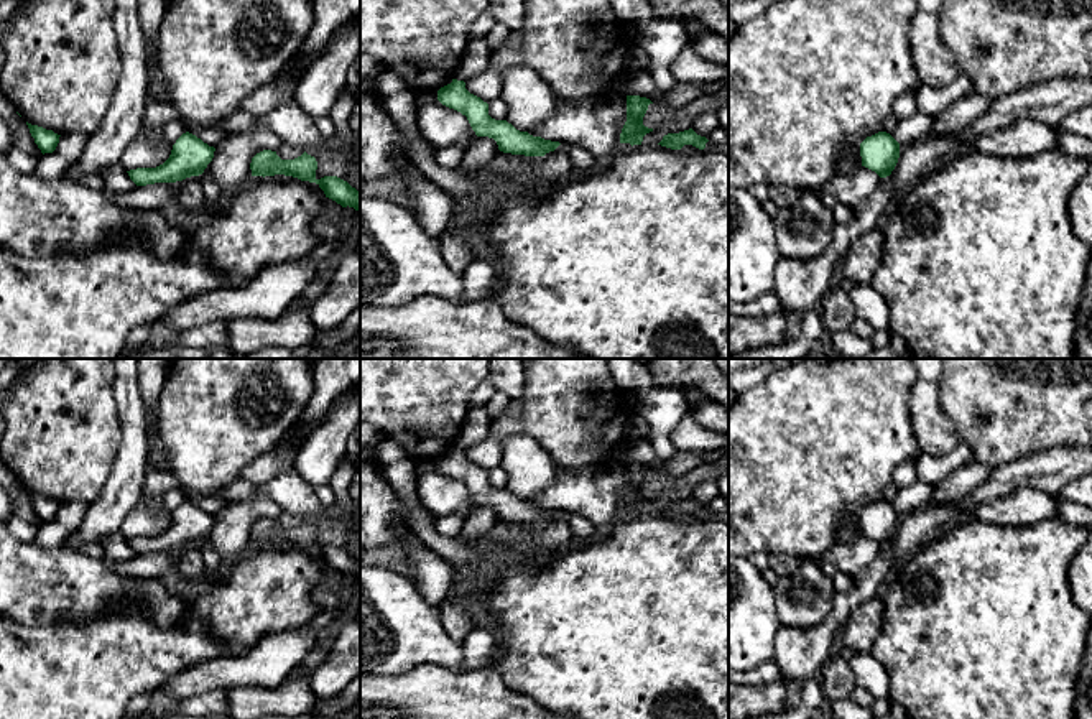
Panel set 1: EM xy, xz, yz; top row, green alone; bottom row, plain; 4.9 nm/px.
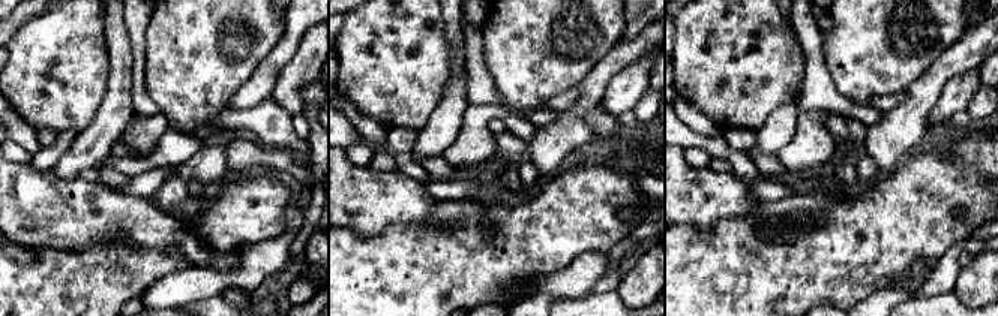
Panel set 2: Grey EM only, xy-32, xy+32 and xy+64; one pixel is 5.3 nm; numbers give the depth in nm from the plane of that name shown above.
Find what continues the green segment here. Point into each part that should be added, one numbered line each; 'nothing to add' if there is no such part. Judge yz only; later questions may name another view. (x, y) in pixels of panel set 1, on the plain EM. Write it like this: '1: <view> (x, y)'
nothing to add

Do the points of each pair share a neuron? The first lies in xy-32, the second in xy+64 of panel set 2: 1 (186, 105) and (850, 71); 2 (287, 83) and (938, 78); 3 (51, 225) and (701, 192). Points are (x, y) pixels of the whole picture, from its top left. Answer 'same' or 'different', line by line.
1: same
2: different
3: same

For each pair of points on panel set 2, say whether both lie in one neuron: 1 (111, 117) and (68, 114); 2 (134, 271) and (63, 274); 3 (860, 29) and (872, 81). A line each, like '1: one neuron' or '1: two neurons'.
1: two neurons
2: one neuron
3: one neuron

